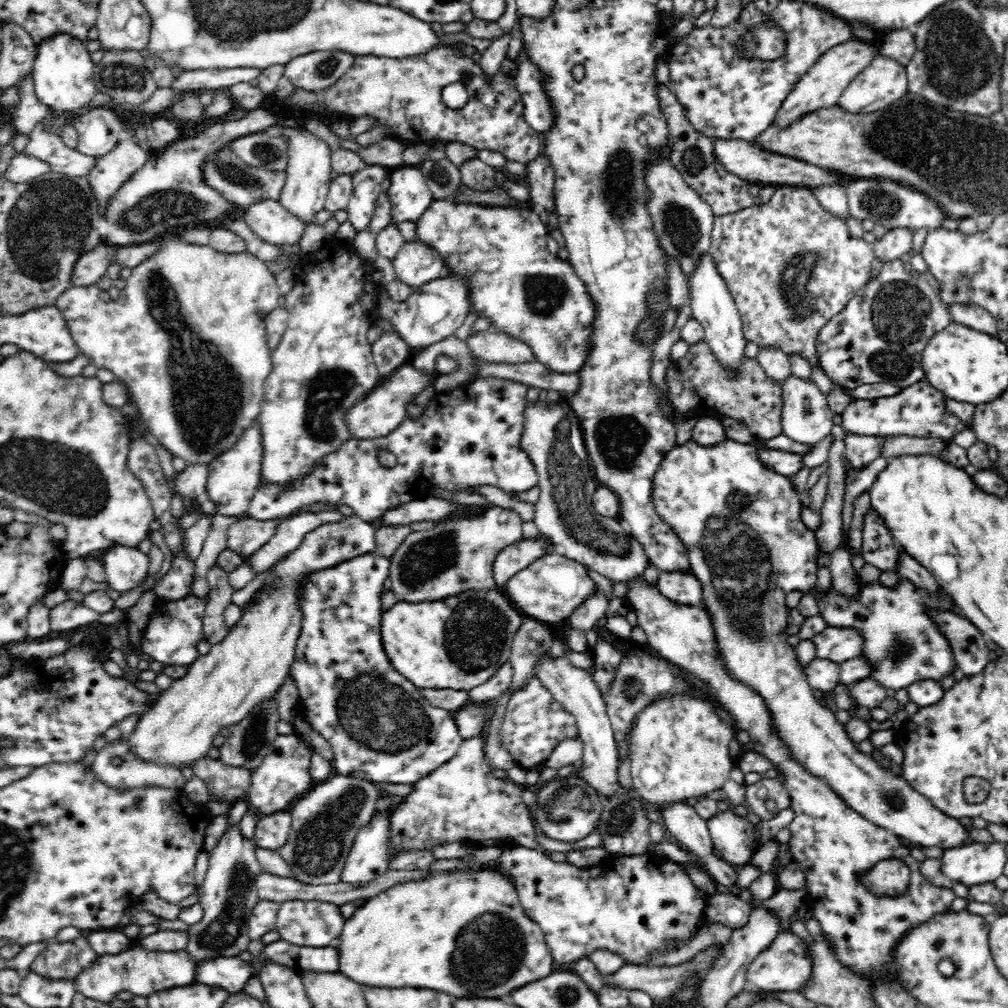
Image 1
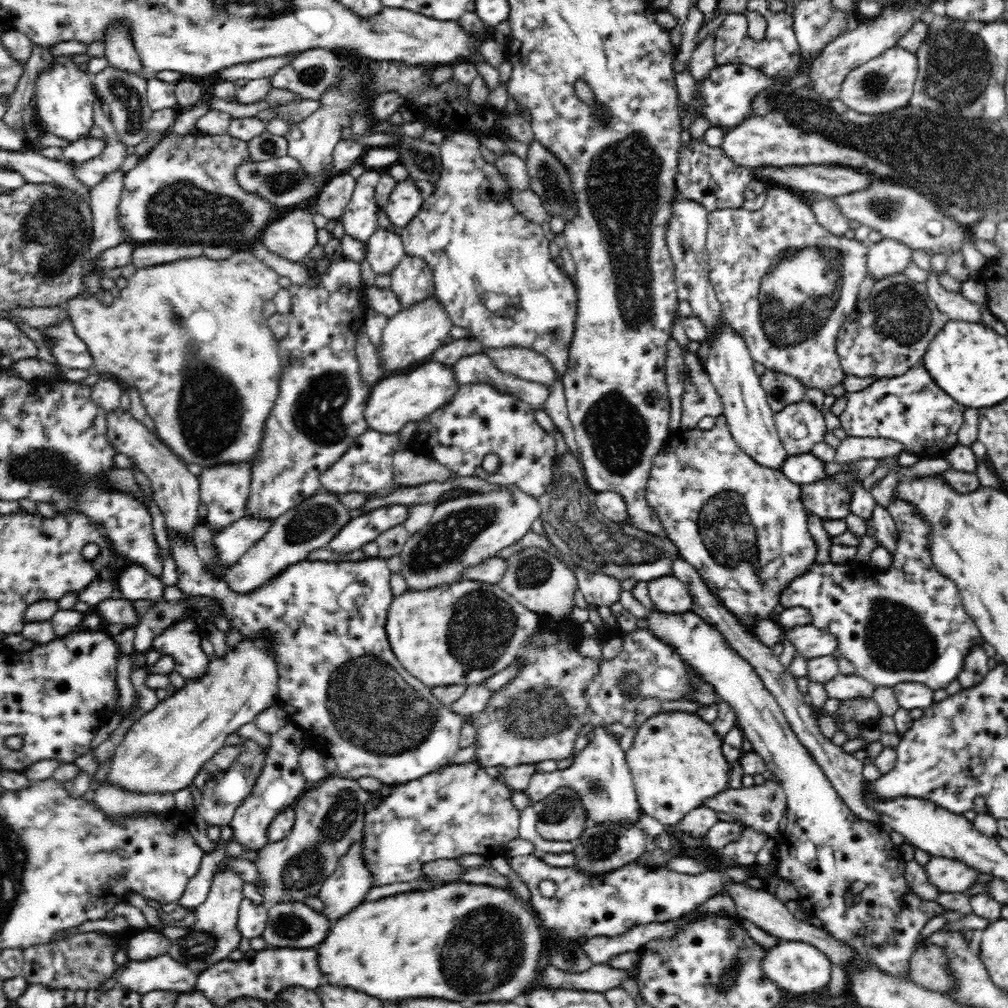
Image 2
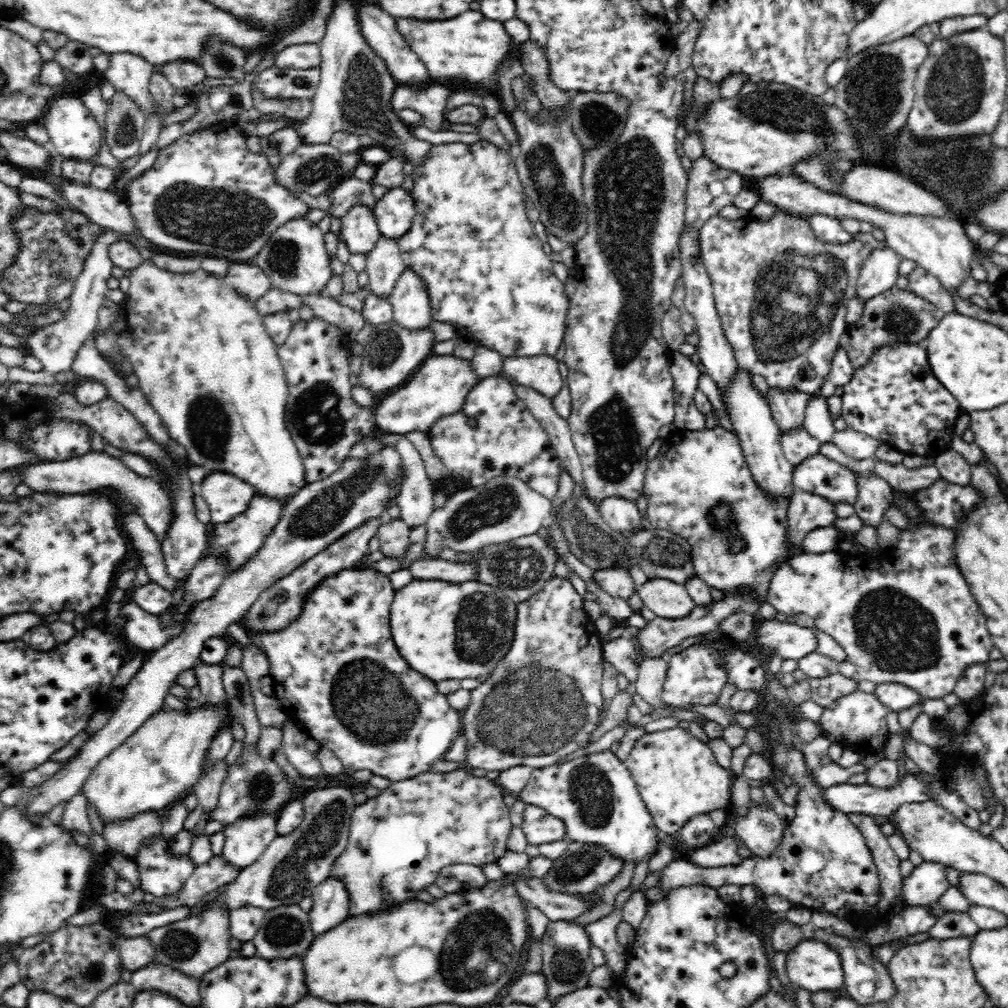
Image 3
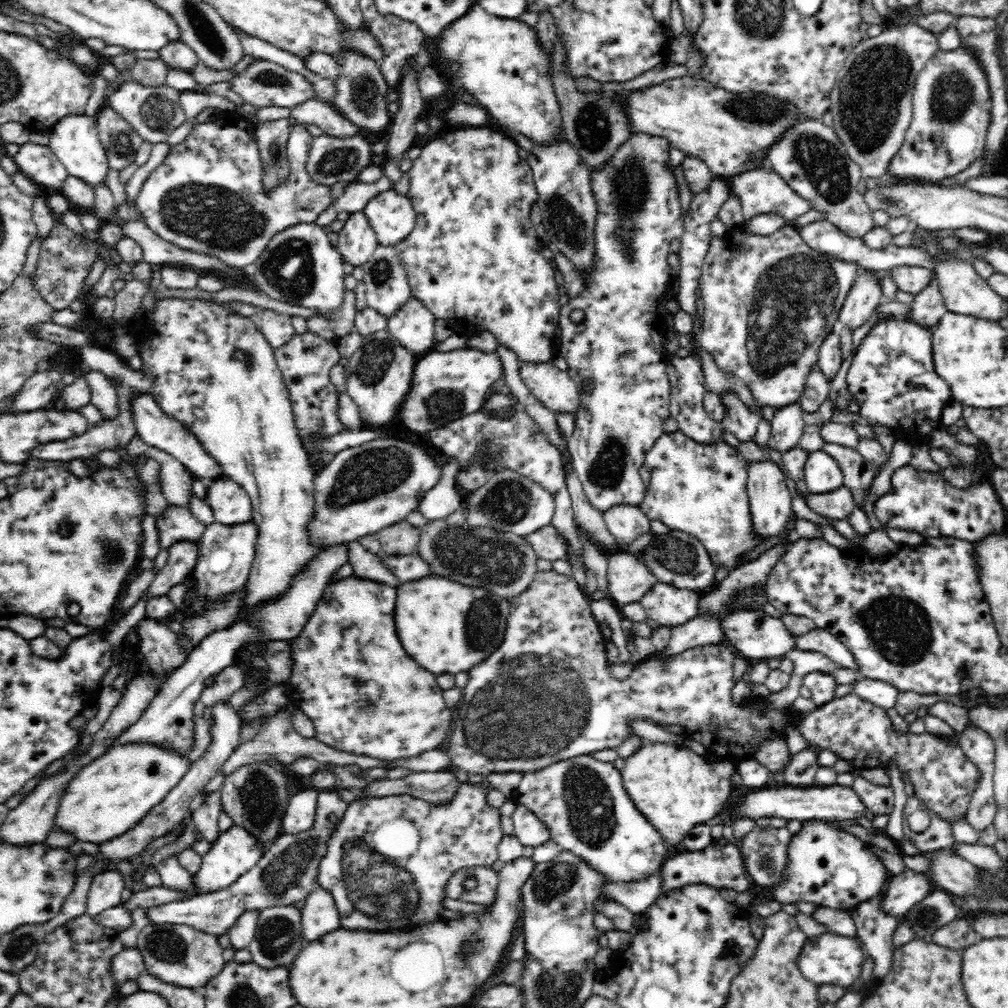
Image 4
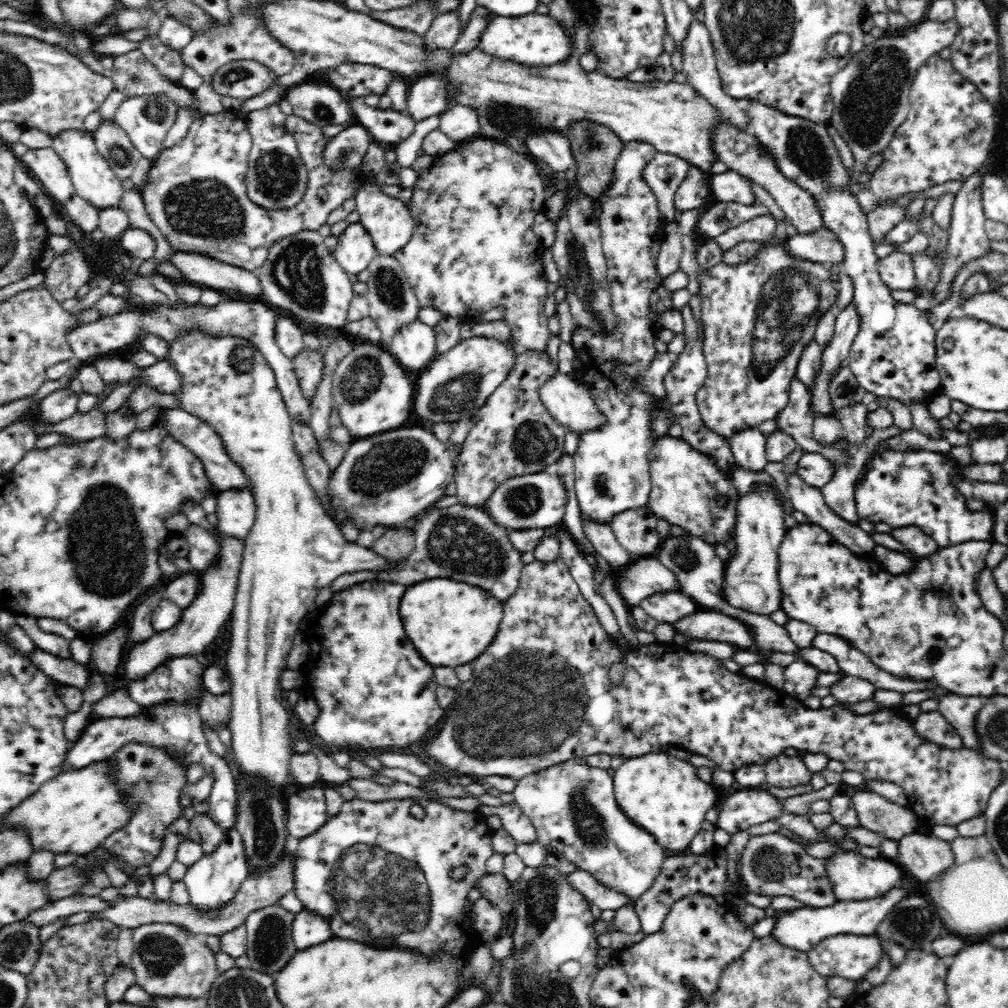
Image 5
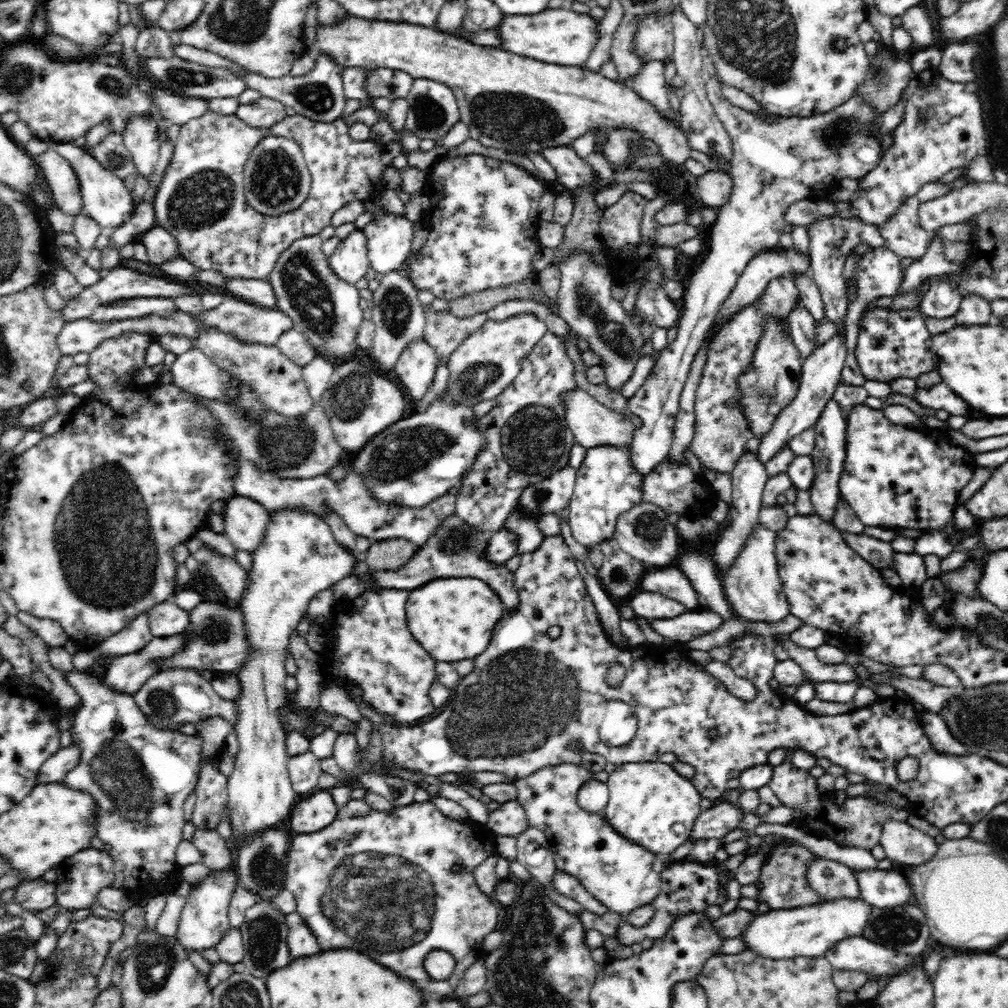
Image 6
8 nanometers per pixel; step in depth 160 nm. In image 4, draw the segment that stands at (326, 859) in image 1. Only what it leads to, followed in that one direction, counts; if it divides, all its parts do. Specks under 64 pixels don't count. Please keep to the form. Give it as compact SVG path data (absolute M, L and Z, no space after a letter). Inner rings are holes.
M319 790L316 814L312 828L298 834L282 833L272 846L265 848L260 860L248 871L236 878L230 886L208 894L194 895L183 901L155 906L148 909L154 924L187 924L197 930L223 935L246 910L263 911L267 908L294 905L305 898L317 886L319 864L328 852L328 841L343 819L348 804L333 790Z

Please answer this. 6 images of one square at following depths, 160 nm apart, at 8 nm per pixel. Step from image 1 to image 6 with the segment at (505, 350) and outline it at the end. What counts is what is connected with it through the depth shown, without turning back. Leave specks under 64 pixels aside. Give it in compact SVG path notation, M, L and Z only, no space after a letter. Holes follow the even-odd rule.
M576 386L568 392L560 394L560 403L564 407L564 418L570 431L572 431L575 442L592 448L592 446L622 446L622 444L631 444L634 436L634 424L628 417L609 409L608 407L596 401L586 390Z

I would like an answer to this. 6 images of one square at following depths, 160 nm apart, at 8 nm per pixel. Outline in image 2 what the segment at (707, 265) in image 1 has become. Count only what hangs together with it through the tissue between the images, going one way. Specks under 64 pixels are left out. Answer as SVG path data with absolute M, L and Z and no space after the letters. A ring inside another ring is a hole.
M721 315L719 322L712 327L705 339L708 345L706 371L718 391L724 405L724 414L730 432L744 453L754 461L780 470L789 456L780 440L774 424L774 411L768 404L766 393L760 386L759 375L754 371L754 359L749 353L746 341Z

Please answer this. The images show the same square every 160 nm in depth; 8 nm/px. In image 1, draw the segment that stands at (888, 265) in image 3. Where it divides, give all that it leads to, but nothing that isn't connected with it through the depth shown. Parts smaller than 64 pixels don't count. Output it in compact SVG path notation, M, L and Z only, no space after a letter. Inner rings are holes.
M892 228L873 244L876 257L885 261L900 259L902 254L911 252L913 248L913 234L911 228Z

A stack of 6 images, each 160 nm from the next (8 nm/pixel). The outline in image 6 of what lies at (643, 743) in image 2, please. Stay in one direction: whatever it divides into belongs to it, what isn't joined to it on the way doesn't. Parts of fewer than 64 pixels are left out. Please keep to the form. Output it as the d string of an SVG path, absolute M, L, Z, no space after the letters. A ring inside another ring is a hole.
M656 760L654 762L631 762L617 765L615 770L609 774L607 787L609 802L602 811L605 819L614 830L618 831L618 834L624 835L624 838L631 838L634 842L639 842L661 857L668 857L689 839L696 819L702 812L700 803L703 798L700 791L696 789L689 778L678 774L670 762L667 764Z

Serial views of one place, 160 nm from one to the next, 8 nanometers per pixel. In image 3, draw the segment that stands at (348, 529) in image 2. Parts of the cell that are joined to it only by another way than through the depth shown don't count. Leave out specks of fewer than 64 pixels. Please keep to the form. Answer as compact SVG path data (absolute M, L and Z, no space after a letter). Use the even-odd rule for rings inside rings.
M374 516L374 518L366 520L364 524L360 524L352 532L344 534L342 538L338 538L336 542L332 542L324 550L321 550L320 554L316 554L294 572L287 574L284 578L278 580L276 584L267 588L248 609L245 614L245 624L251 630L282 630L284 626L288 626L288 622L292 622L292 619L296 619L296 616L300 614L306 592L312 590L318 582L322 582L324 576L332 576L338 570L357 566L362 556L368 553L369 542L376 536L377 528L382 522L384 522L382 516Z

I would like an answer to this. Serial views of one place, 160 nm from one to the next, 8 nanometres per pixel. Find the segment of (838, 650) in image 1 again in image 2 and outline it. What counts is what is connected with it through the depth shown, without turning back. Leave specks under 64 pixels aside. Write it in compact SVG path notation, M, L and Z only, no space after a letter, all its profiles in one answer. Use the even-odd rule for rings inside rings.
M795 626L784 631L795 650L806 659L839 655L839 642L836 636L815 626Z

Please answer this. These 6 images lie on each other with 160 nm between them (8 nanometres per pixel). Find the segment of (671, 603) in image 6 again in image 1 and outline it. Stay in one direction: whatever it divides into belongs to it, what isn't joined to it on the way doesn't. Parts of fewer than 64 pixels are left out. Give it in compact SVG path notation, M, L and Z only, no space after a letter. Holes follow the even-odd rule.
M680 570L672 572L660 571L657 583L658 590L664 596L684 605L701 605L703 586L700 579L693 573Z

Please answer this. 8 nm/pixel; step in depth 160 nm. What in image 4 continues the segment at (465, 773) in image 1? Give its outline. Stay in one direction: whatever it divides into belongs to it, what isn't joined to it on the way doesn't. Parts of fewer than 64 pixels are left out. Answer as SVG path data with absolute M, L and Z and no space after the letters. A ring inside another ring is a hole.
M469 781L458 782L458 787L455 798L448 803L428 803L408 794L398 794L384 798L361 799L358 797L354 802L348 804L343 819L337 824L334 834L328 841L328 852L320 861L319 875L317 878L317 885L332 893L341 916L342 928L350 928L350 930L366 928L366 930L384 932L384 930L392 930L392 928L412 928L412 924L438 920L438 918L441 918L438 908L441 908L440 900L445 896L444 886L446 886L448 878L456 870L460 870L460 868L466 868L467 866L485 866L486 868L491 868L494 862L496 862L499 858L497 851L498 845L505 837L505 834L501 825L502 813L500 808L493 808L487 802L487 795L490 792L490 788L485 783L470 783Z

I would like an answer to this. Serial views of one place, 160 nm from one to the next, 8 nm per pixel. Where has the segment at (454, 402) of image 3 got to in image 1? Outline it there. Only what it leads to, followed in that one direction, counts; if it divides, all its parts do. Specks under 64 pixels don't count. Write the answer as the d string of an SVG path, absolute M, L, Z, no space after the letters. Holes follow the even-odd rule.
M410 362L396 369L364 399L358 400L352 408L346 410L343 421L350 431L350 439L377 439L390 434L406 418L407 405L428 386L428 382L430 377L416 371Z

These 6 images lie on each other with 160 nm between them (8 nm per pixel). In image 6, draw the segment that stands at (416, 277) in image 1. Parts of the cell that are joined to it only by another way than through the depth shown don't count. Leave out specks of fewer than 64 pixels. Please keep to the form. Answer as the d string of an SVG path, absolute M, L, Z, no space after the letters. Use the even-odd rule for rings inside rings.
M422 336L412 340L398 356L392 372L415 401L420 400L432 384L439 358L431 344Z

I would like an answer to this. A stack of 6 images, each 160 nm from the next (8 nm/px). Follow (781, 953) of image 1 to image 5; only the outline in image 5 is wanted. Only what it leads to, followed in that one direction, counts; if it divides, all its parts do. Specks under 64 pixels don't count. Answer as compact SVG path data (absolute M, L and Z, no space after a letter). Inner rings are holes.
M840 934L829 938L824 938L821 942L812 946L812 950L805 952L808 963L812 969L820 973L822 977L842 977L848 980L860 982L864 975L868 974L880 960L882 956L882 945L873 934L869 936L859 936L854 934Z

